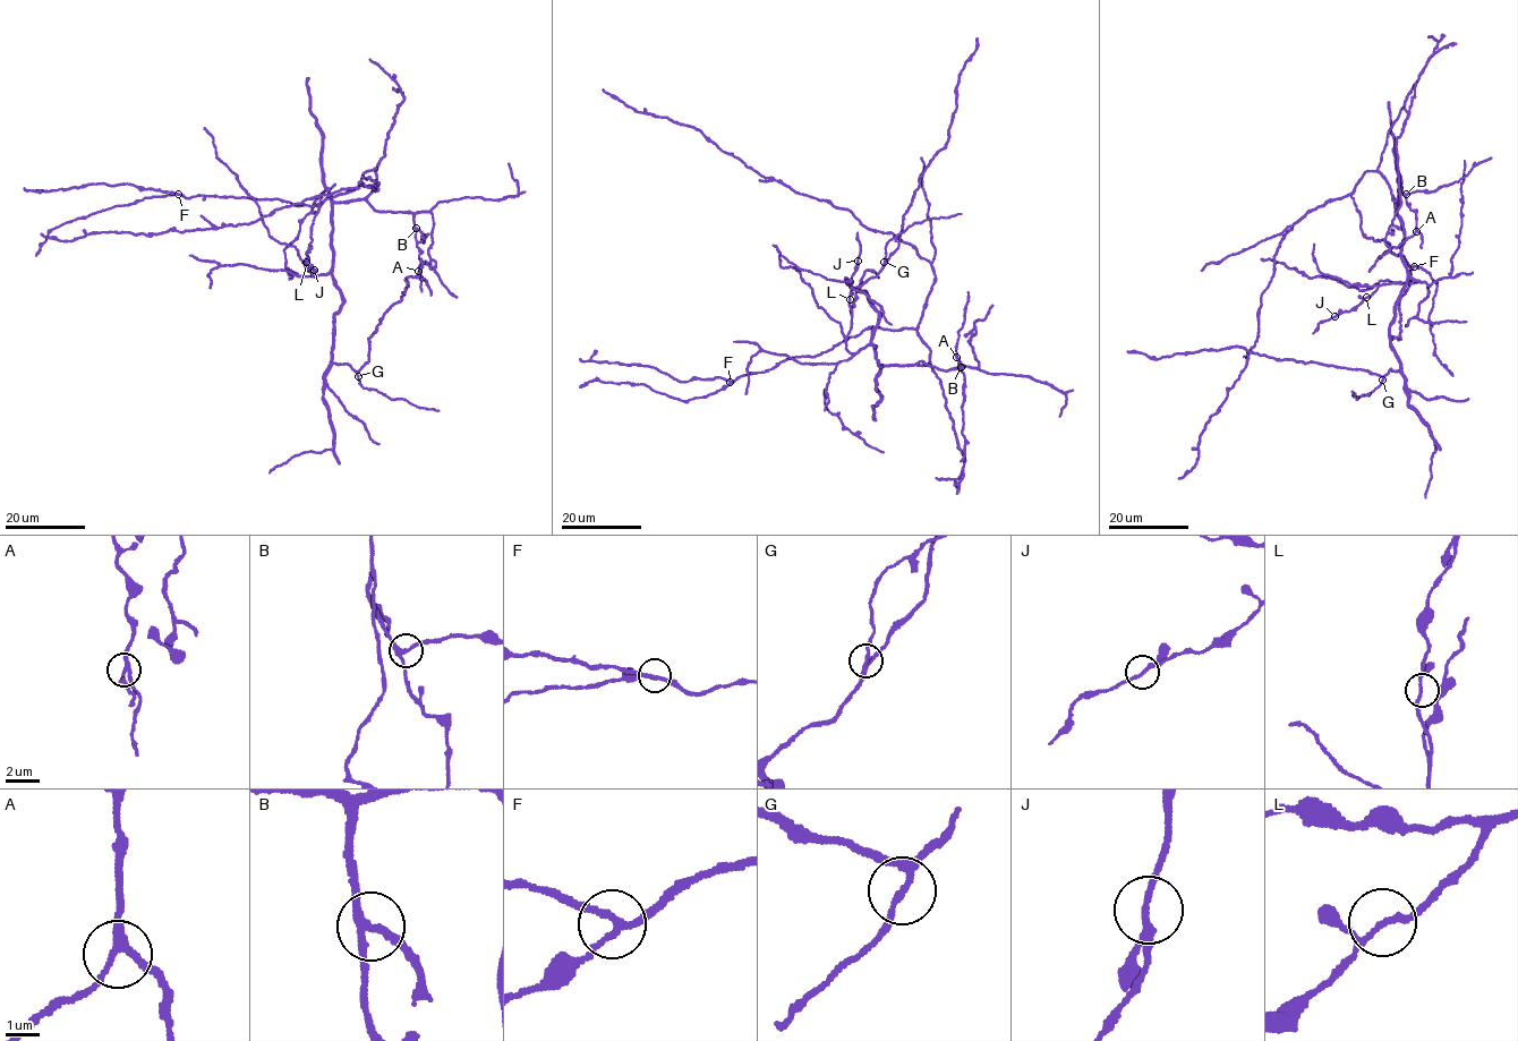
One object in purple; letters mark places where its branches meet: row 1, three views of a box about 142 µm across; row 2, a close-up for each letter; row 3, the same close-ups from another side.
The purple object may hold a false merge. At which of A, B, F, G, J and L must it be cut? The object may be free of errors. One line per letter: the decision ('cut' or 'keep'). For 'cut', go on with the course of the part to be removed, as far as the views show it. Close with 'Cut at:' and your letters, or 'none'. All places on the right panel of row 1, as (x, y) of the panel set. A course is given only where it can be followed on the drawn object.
A: keep
B: keep
F: keep
G: cut | (1383, 380), (1373, 391), (1356, 399), (1352, 391)
J: keep
L: keep
Cut at: G

